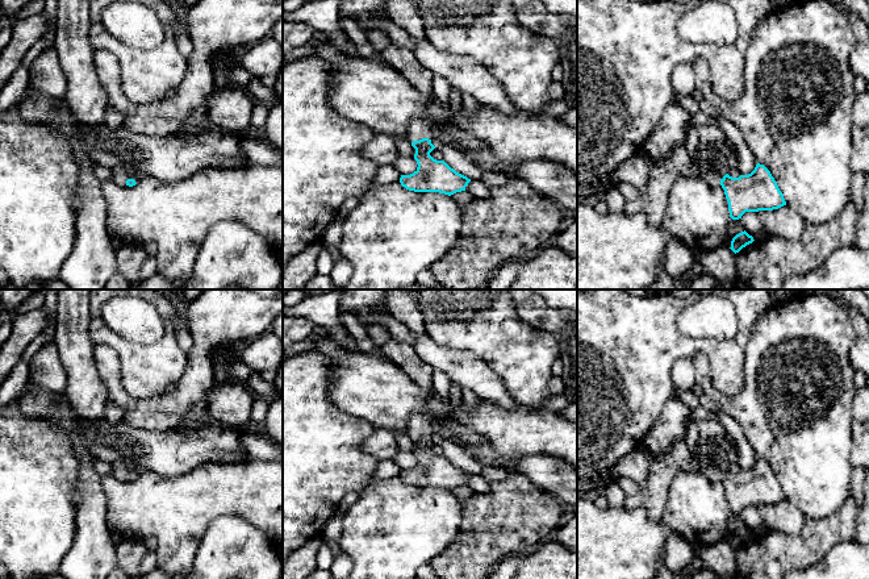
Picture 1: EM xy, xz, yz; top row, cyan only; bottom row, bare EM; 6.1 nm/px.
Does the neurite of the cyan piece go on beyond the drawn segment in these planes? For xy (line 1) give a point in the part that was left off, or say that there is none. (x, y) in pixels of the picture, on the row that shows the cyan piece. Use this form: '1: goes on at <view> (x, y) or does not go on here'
1: goes on at xy (120, 178)

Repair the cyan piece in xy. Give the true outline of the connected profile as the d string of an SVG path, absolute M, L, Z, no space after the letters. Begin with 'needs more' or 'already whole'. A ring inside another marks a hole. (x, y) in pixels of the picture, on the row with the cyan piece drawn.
needs more | M116 171L113 182L121 187L133 187L137 184L138 178L131 172Z

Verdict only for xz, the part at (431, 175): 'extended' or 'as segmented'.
extended

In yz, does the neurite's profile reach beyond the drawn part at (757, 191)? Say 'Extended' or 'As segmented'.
Extended

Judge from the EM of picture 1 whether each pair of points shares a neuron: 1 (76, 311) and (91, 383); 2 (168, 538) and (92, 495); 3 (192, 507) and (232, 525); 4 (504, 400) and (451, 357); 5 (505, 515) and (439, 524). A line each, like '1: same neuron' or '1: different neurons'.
1: same neuron
2: different neurons
3: different neurons
4: same neuron
5: different neurons

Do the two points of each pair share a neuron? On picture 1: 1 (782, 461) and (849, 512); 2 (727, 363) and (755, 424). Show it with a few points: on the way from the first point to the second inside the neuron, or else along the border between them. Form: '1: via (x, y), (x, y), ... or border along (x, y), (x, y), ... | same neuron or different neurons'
1: border along (851, 490), (838, 509), (827, 516), (813, 517) | different neurons
2: border along (744, 361), (744, 386), (738, 392), (727, 396) | different neurons

